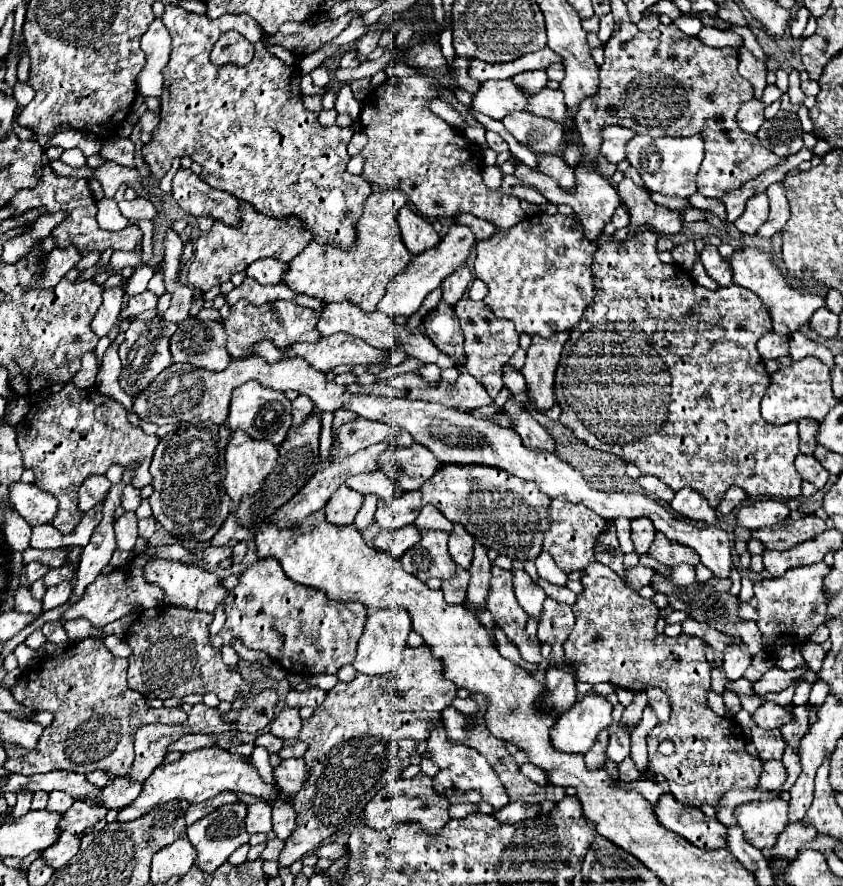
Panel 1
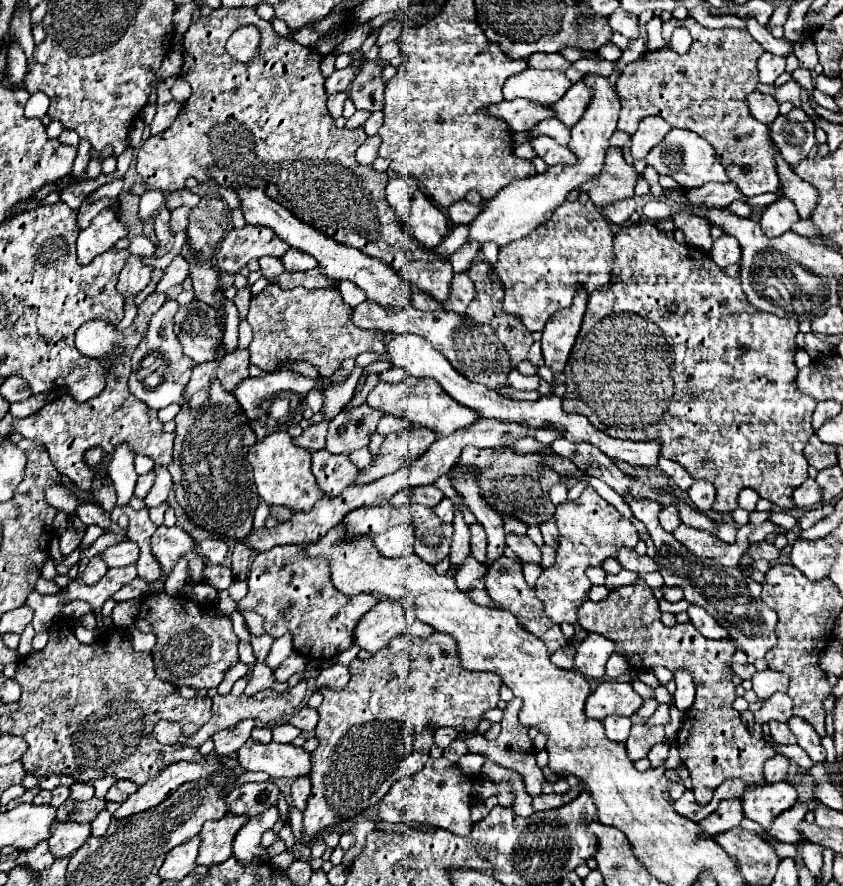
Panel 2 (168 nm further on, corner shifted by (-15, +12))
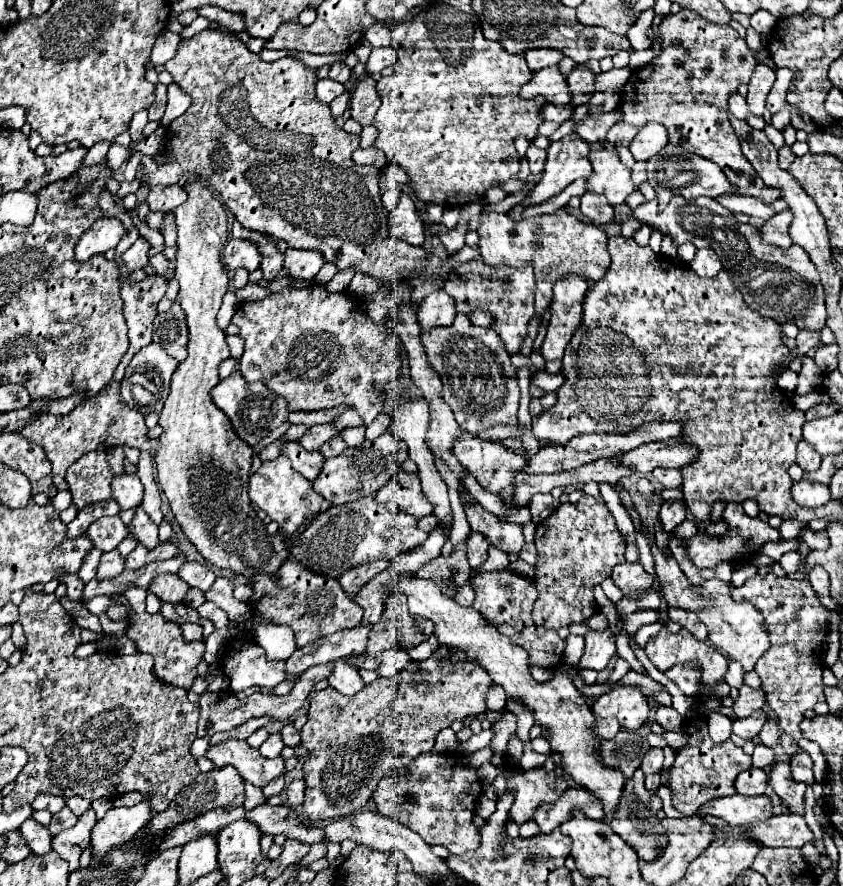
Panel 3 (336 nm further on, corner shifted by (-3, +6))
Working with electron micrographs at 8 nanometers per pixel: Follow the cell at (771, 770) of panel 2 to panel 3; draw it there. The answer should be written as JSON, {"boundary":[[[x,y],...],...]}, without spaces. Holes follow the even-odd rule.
{"boundary":[[[746,769],[736,777],[738,795],[764,795],[768,787],[768,775],[762,769]]]}

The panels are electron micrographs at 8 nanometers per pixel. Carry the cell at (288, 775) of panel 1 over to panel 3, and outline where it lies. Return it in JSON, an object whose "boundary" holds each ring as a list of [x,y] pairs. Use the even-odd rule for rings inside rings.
{"boundary":[[[224,739],[216,745],[210,745],[206,757],[214,763],[214,767],[224,767],[224,765],[236,767],[244,781],[256,787],[264,787],[272,779],[284,773],[282,757],[264,759],[258,749],[252,749],[248,747],[246,741],[238,741],[238,739]]]}

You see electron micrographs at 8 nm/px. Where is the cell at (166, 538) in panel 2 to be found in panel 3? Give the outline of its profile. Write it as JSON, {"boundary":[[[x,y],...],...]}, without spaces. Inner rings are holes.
{"boundary":[[[140,505],[136,507],[134,519],[132,519],[132,523],[128,527],[130,527],[130,533],[134,537],[138,537],[138,541],[144,547],[156,547],[160,543],[160,539],[158,539],[158,527],[150,521],[150,517],[146,515],[146,511]]]}

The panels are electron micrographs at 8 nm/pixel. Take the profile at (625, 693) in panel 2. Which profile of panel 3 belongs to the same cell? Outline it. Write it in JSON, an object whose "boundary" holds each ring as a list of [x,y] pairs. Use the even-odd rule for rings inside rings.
{"boundary":[[[618,685],[612,691],[598,697],[592,705],[596,717],[616,717],[620,727],[636,731],[650,719],[648,697],[638,687]]]}

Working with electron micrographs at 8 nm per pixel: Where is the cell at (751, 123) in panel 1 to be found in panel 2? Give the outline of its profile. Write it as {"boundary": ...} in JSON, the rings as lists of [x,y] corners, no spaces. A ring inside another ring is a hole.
{"boundary":[[[754,91],[748,95],[748,107],[750,107],[750,113],[756,121],[764,123],[764,125],[770,125],[776,117],[778,117],[778,103],[774,97],[770,95],[764,95],[760,91]]]}

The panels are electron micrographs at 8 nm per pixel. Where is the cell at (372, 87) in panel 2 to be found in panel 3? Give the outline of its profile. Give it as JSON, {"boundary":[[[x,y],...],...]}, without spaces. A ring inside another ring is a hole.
{"boundary":[[[364,77],[356,91],[352,93],[352,99],[350,99],[350,111],[352,111],[352,117],[362,125],[372,125],[374,123],[374,117],[376,117],[376,111],[380,107],[380,97],[376,93],[376,81],[372,77]]]}

